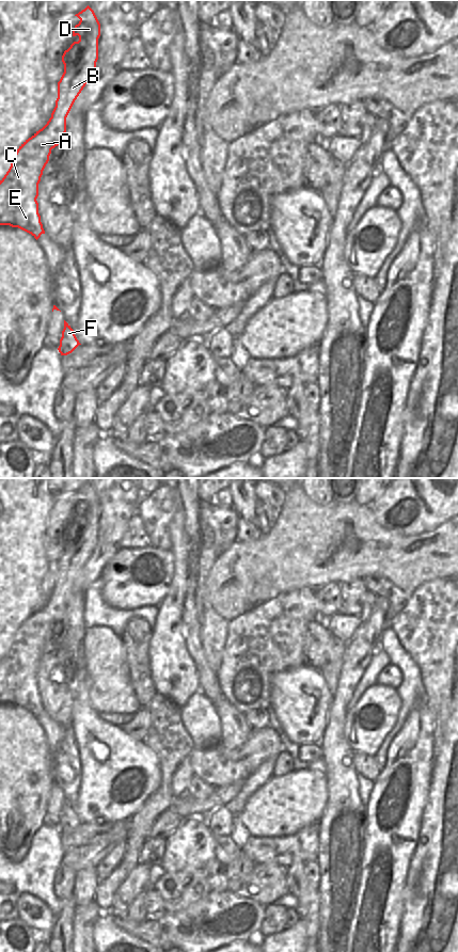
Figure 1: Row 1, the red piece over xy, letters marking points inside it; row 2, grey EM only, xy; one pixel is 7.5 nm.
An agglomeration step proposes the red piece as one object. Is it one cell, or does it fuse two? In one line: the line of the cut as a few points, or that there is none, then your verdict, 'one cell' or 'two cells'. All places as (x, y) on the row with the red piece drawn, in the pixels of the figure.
cut in xy along (78, 345), (61, 353); two cells

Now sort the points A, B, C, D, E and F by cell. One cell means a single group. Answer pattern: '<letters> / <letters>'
A B C D E / F

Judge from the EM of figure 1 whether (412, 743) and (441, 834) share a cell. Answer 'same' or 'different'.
different

